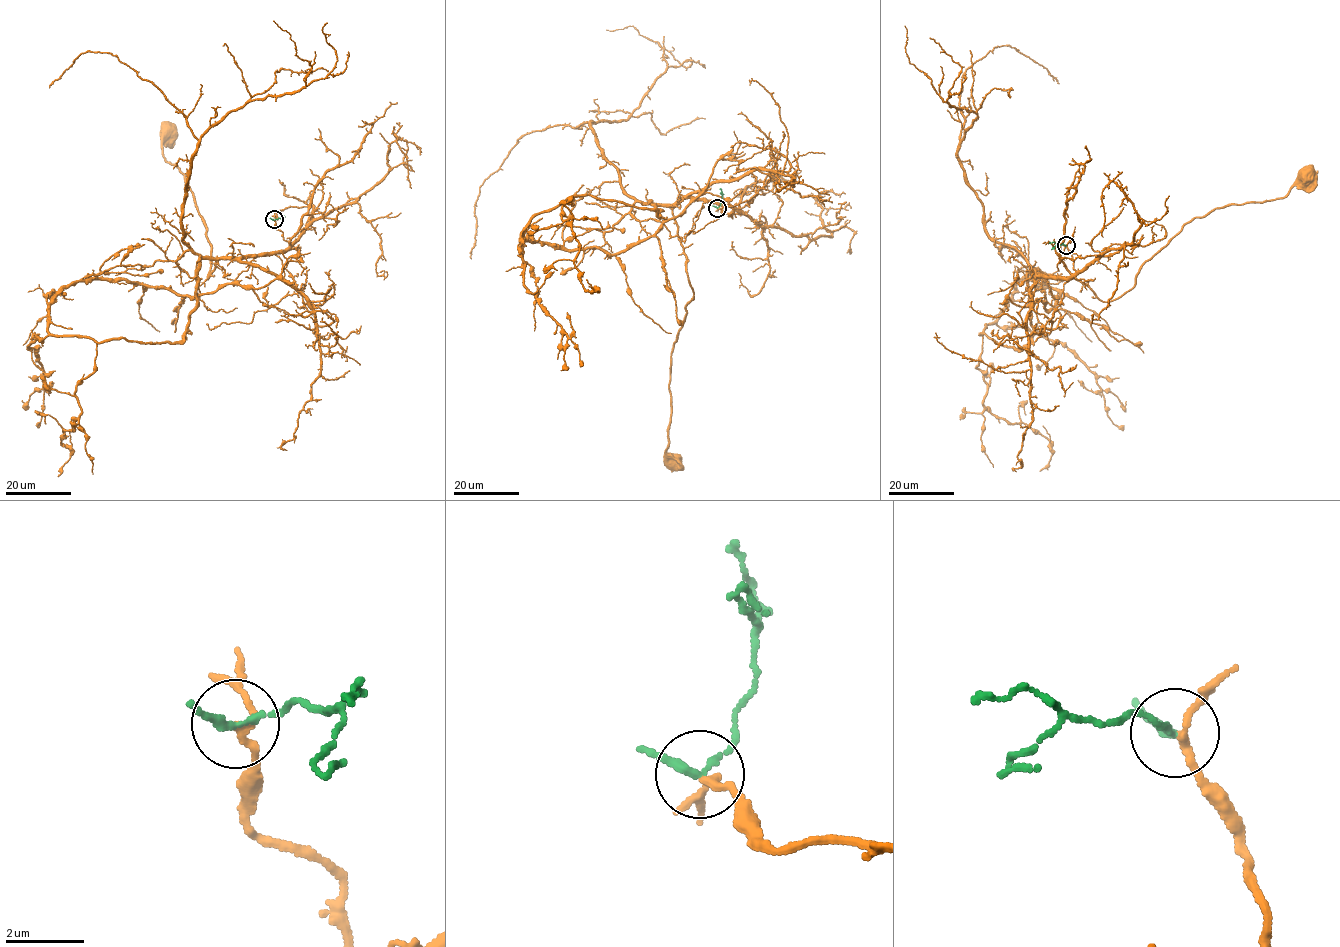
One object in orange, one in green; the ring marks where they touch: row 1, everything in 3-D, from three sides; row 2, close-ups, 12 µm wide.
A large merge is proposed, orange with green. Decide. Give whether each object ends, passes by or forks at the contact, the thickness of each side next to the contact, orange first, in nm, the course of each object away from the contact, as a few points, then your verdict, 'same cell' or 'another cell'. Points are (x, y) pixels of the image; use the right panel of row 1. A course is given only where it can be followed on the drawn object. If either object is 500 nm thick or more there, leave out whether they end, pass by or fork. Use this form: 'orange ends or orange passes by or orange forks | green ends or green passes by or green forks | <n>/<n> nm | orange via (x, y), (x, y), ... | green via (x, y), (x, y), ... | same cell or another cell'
orange passes by | green passes by | 170/180 nm | orange via (1066, 245), (1075, 272), (1037, 275), (1072, 276), (1110, 301), (1186, 223), (1282, 198), (1306, 176) | green via (1066, 245), (1049, 242) | same cell

